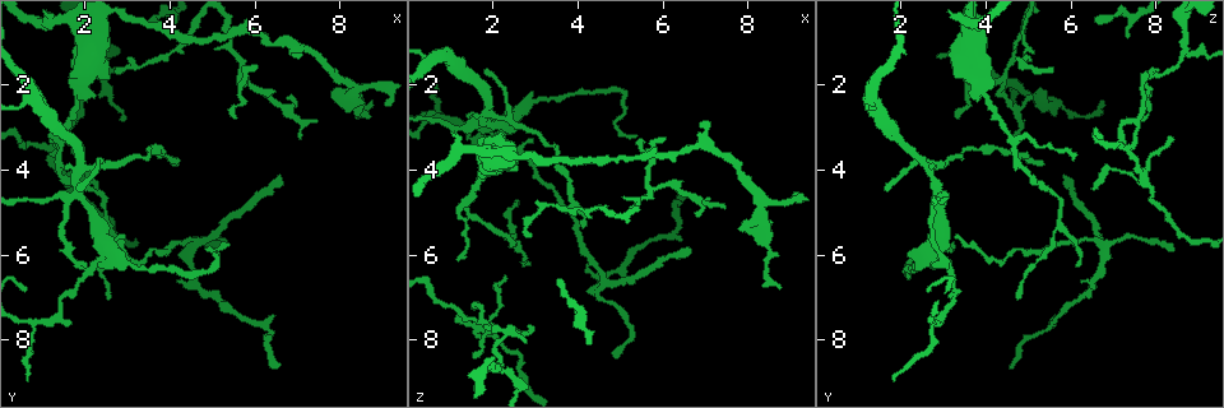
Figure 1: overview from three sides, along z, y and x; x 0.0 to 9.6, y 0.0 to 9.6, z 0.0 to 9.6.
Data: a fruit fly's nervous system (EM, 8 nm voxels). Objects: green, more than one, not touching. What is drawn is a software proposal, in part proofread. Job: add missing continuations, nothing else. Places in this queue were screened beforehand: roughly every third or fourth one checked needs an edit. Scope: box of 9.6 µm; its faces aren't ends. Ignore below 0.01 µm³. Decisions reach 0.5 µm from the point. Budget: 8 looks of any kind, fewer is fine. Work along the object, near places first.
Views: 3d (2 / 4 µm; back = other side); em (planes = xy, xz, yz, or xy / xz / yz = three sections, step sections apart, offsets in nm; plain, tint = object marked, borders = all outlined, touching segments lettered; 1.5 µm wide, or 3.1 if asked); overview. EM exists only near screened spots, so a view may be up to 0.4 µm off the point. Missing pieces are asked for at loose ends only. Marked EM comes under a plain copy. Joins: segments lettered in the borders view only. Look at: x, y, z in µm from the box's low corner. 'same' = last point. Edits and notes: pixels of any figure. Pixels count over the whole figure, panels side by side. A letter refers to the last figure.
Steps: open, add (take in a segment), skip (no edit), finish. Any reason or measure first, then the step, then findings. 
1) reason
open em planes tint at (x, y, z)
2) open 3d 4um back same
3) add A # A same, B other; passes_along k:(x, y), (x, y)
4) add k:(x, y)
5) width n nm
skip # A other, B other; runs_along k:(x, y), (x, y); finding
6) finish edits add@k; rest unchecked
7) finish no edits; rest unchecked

free end
open 3d 4um at (0.65, 8.90, 1.85)

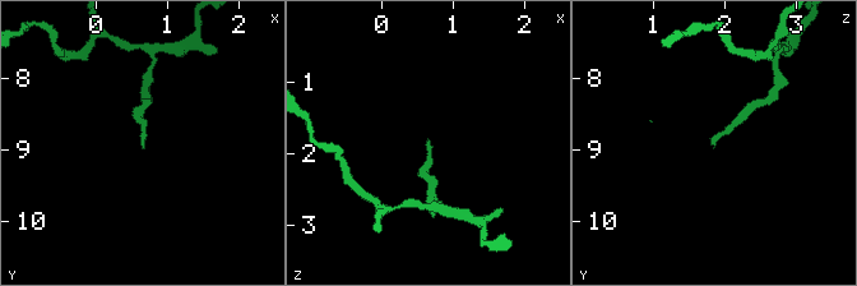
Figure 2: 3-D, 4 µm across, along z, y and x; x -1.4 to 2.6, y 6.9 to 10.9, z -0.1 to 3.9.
now the EM
open em planes borders at (0.65, 8.95, 1.85)

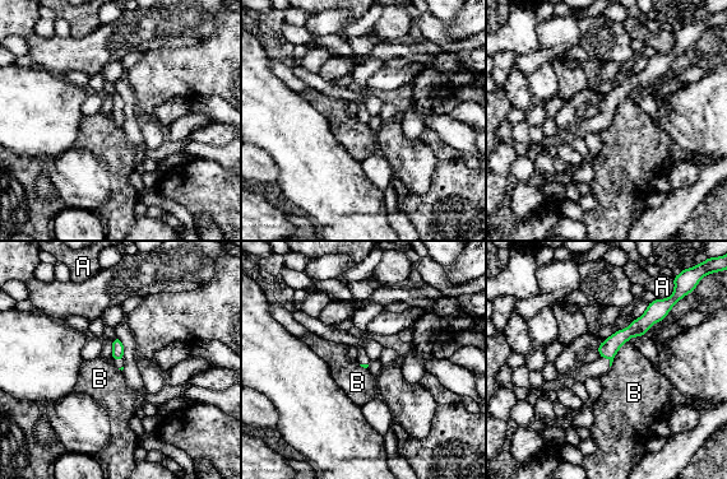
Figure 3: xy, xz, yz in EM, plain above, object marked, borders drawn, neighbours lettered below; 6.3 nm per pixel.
skip # A other, B other; border 3:(628, 340), (621, 345), (610, 367); no lettered segment goes on from it

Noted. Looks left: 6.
branch stops here
open em yz step 8 borders at (4.25, 6.60, 6.25)

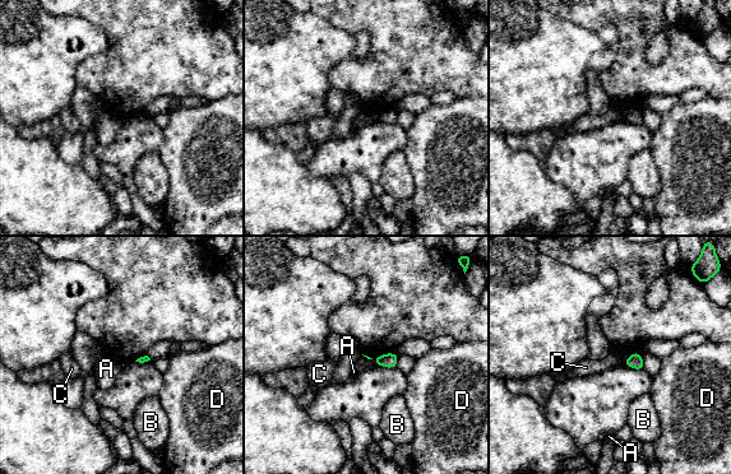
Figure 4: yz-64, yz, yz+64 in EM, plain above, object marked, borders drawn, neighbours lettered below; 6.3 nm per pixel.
another direction
open em planes borders same

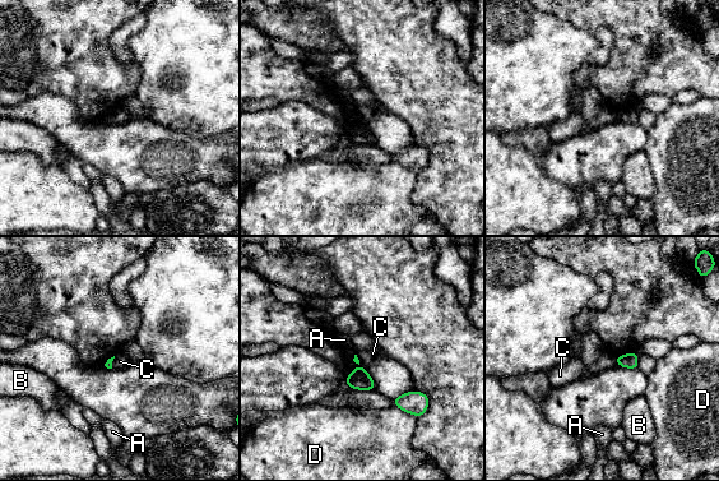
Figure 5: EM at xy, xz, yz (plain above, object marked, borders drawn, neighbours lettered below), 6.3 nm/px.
skip # A other, B other, C other, D other; border 5:(615, 357), (617, 364); none of them fits

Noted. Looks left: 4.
free end
open 3d 4um back at (6.55, 4.15, 5.85)

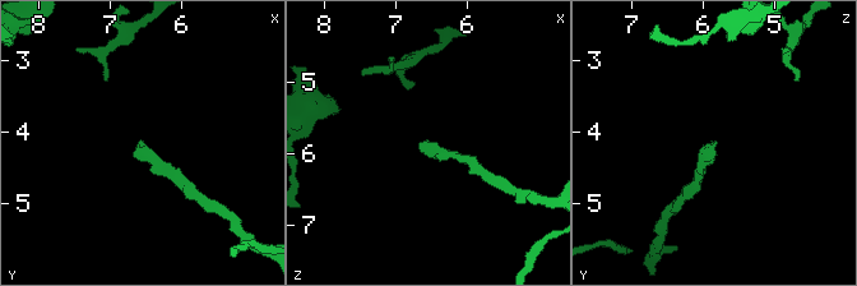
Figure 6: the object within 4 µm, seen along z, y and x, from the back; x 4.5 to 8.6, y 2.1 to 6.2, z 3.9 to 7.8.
open em planes borders at (6.50, 4.10, 5.85)

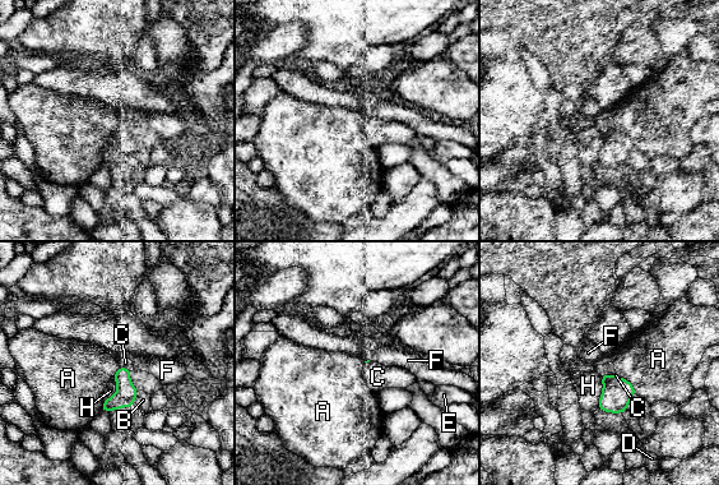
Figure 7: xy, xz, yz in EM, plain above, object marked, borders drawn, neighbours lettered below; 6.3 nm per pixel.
add C # A other, B other, C same, D other, E other, F other, H other; the neuron continues

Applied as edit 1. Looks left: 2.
finish edits add@7; rest unchecked

